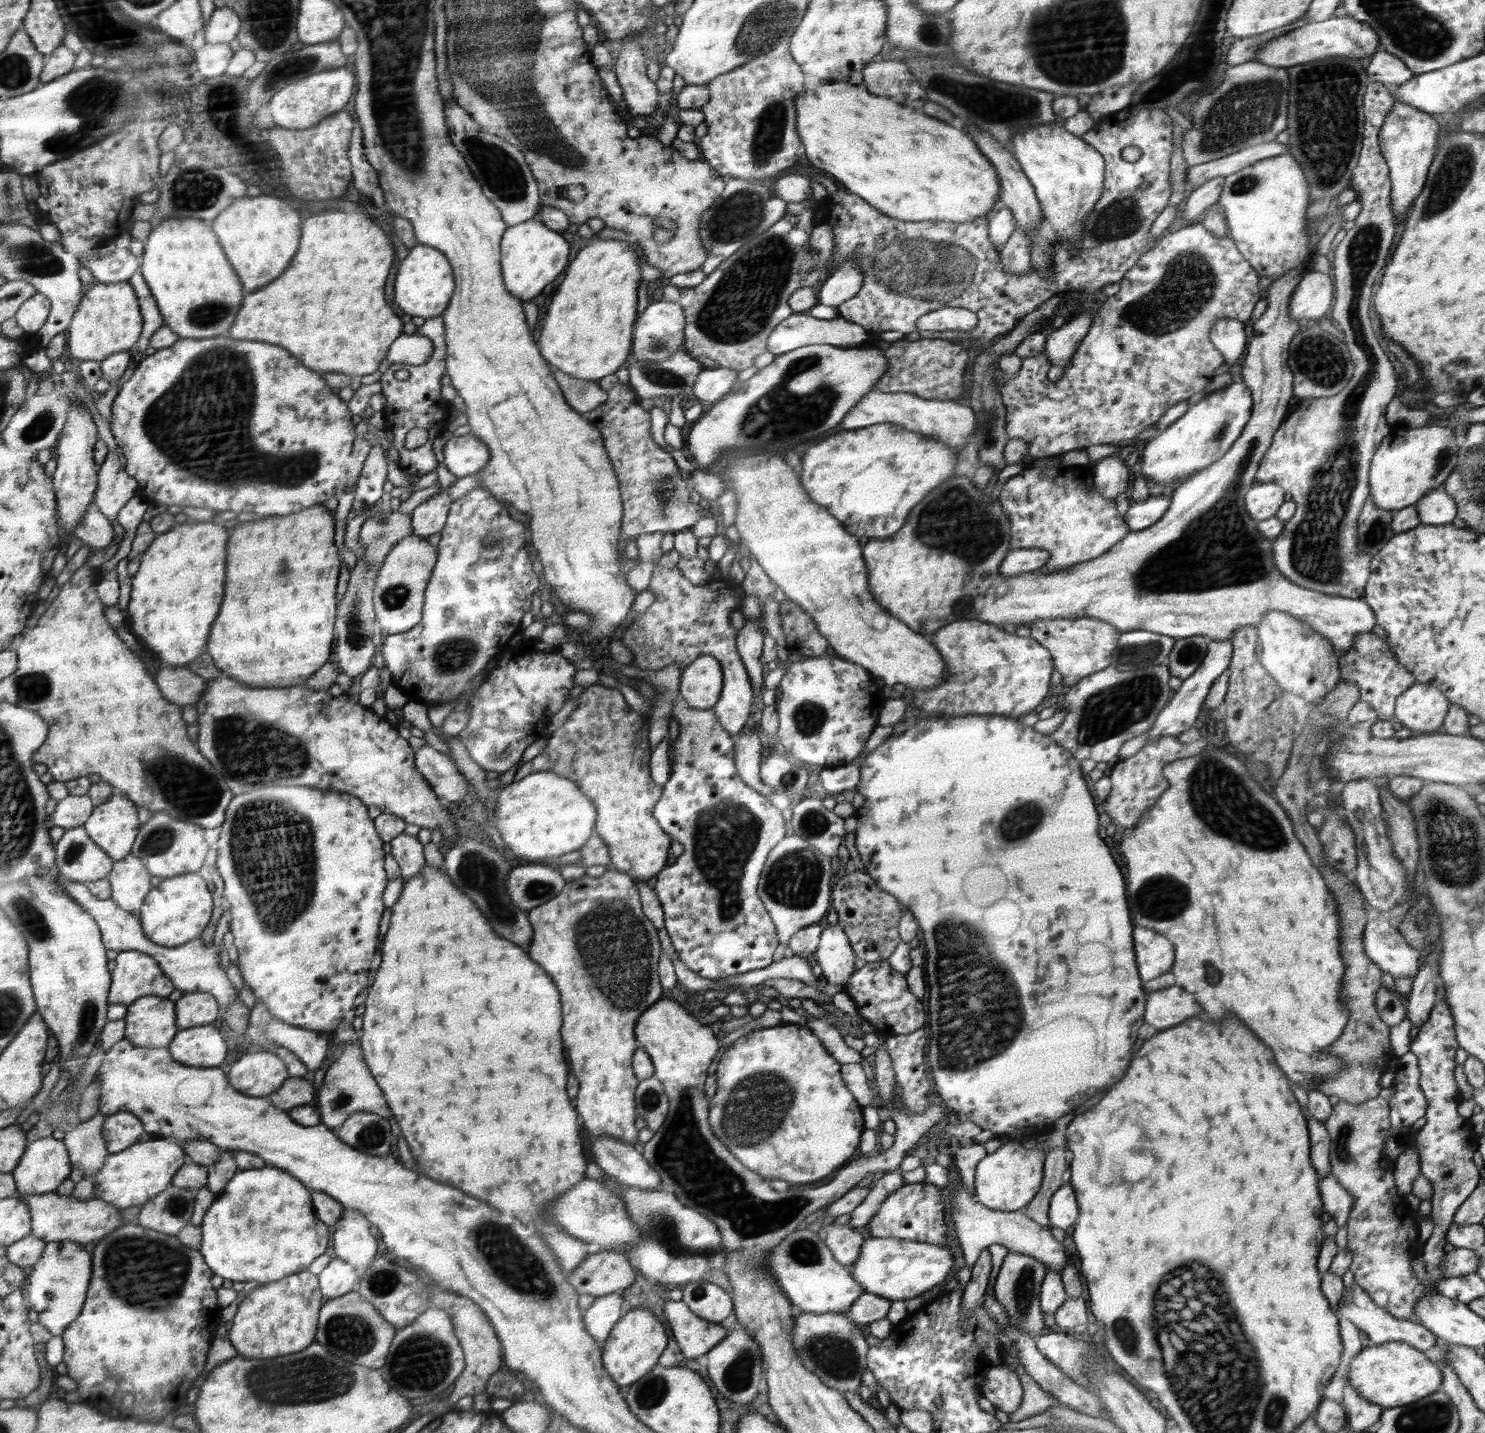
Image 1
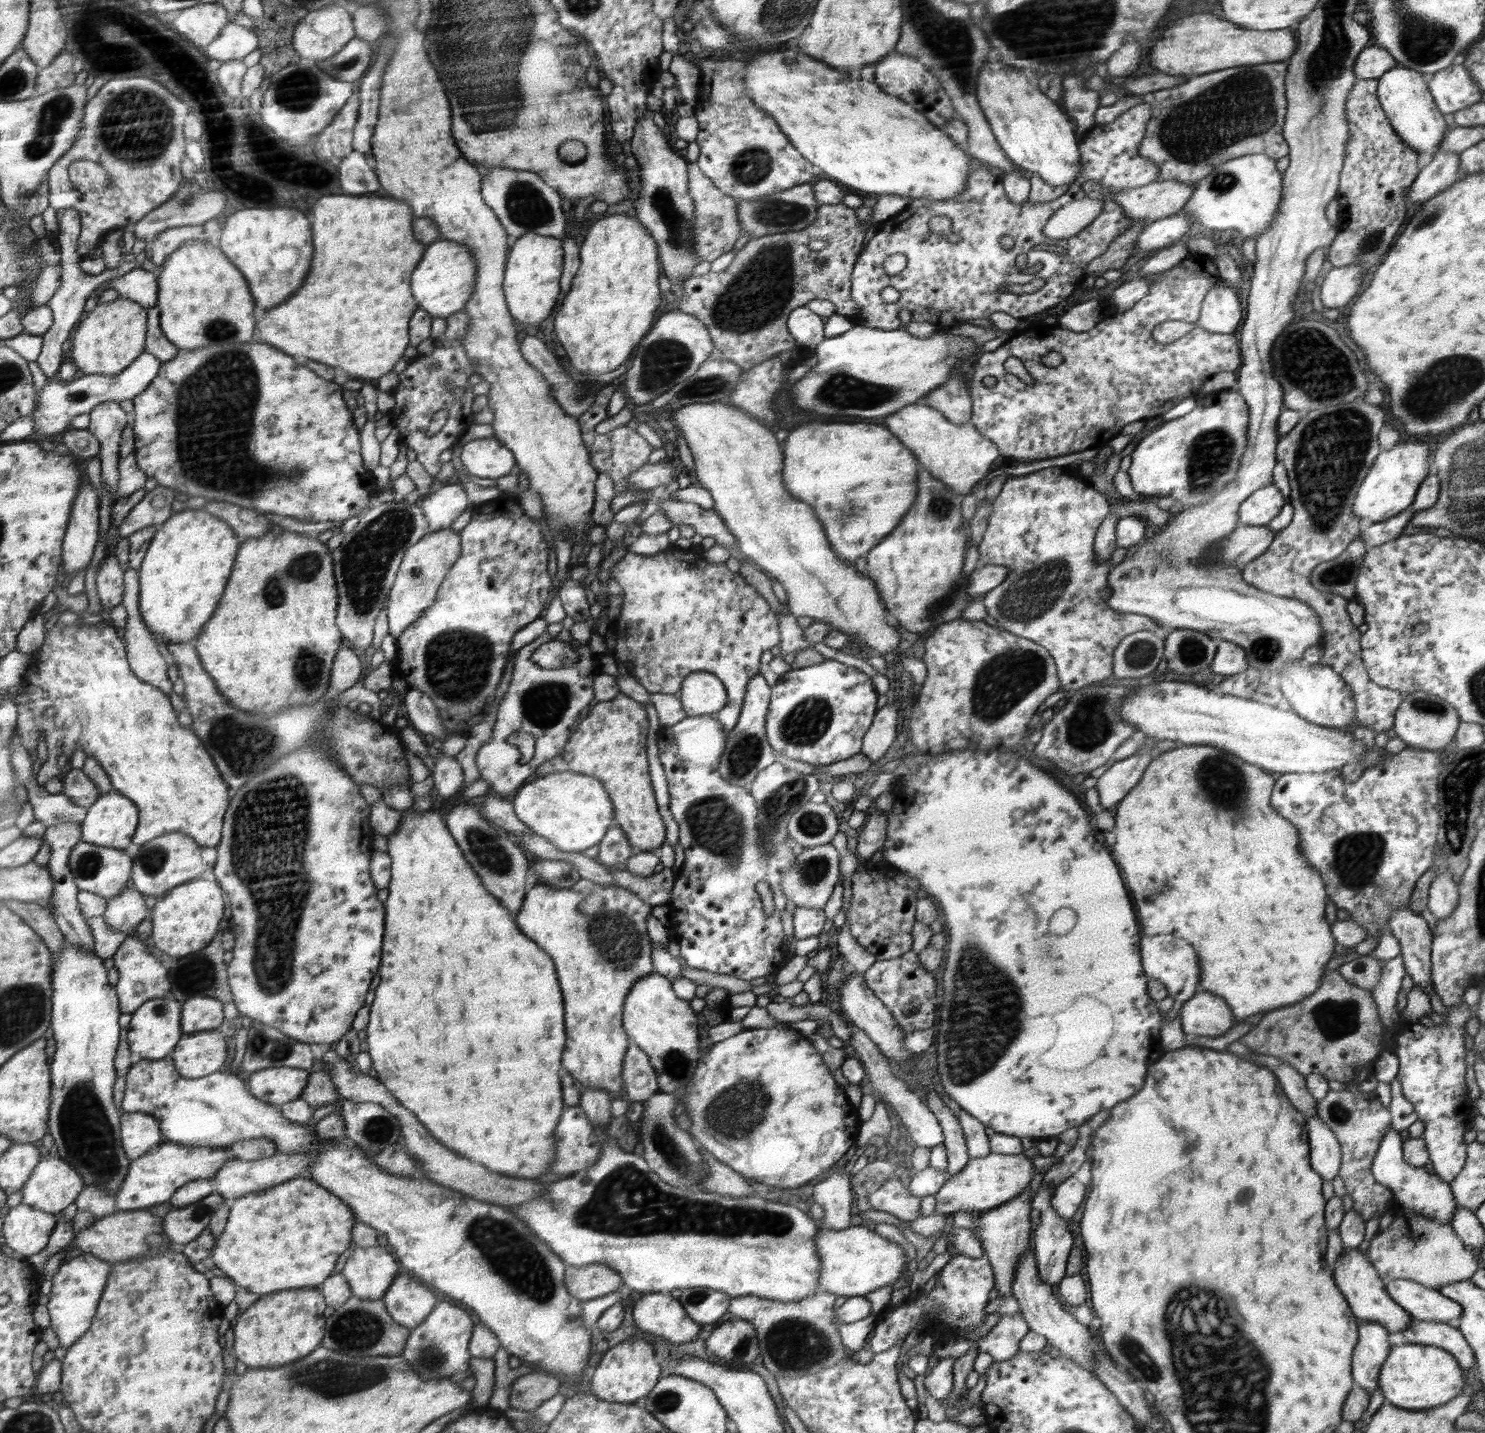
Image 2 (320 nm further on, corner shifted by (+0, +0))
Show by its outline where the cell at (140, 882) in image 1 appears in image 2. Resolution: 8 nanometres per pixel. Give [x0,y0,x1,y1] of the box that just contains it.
[105,886,152,932]

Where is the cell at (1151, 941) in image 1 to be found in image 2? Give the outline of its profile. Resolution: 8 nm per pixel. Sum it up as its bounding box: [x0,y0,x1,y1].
[1140,934,1200,1004]

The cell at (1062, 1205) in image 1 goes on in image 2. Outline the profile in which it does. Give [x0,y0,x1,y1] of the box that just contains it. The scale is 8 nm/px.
[1051,1175,1086,1221]

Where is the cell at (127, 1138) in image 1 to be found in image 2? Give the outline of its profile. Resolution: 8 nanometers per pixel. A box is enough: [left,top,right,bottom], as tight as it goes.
[123,1113,166,1161]

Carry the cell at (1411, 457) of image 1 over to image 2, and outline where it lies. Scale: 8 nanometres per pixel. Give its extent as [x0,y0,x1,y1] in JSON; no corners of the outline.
[1352,442,1430,523]

